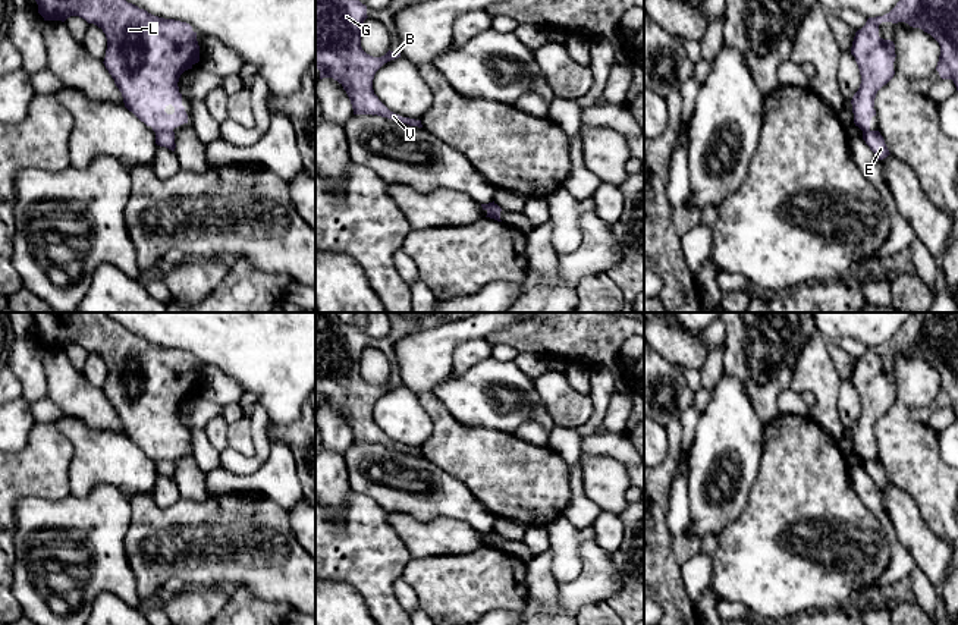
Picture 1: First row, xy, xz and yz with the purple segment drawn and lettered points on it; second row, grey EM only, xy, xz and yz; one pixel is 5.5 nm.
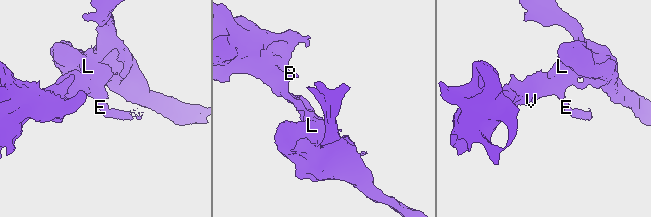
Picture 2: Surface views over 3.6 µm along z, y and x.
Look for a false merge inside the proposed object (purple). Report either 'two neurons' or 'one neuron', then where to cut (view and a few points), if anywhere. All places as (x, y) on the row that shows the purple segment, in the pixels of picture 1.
two neurons | xy (172, 129), (159, 129), (156, 132)

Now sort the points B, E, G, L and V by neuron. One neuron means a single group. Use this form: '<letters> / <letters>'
B G L V / E

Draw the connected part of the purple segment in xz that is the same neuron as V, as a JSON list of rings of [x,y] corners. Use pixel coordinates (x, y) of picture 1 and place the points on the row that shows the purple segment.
[[[315,0],[315,67],[320,70],[320,79],[333,78],[343,87],[354,114],[377,114],[423,128],[421,120],[402,117],[390,112],[374,94],[373,79],[376,72],[384,63],[401,57],[401,53],[389,50],[381,57],[373,57],[362,50],[361,29],[367,18],[367,6],[359,0]]]

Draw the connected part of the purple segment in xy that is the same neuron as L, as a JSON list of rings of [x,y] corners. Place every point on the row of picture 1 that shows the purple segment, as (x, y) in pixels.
[[[35,0],[44,21],[79,16],[103,29],[107,38],[104,66],[122,92],[125,107],[154,132],[188,123],[179,92],[180,75],[200,62],[197,32],[186,22],[148,13],[126,0]]]

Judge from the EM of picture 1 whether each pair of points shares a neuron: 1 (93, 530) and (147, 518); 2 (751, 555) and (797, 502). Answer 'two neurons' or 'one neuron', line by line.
1: two neurons
2: one neuron

